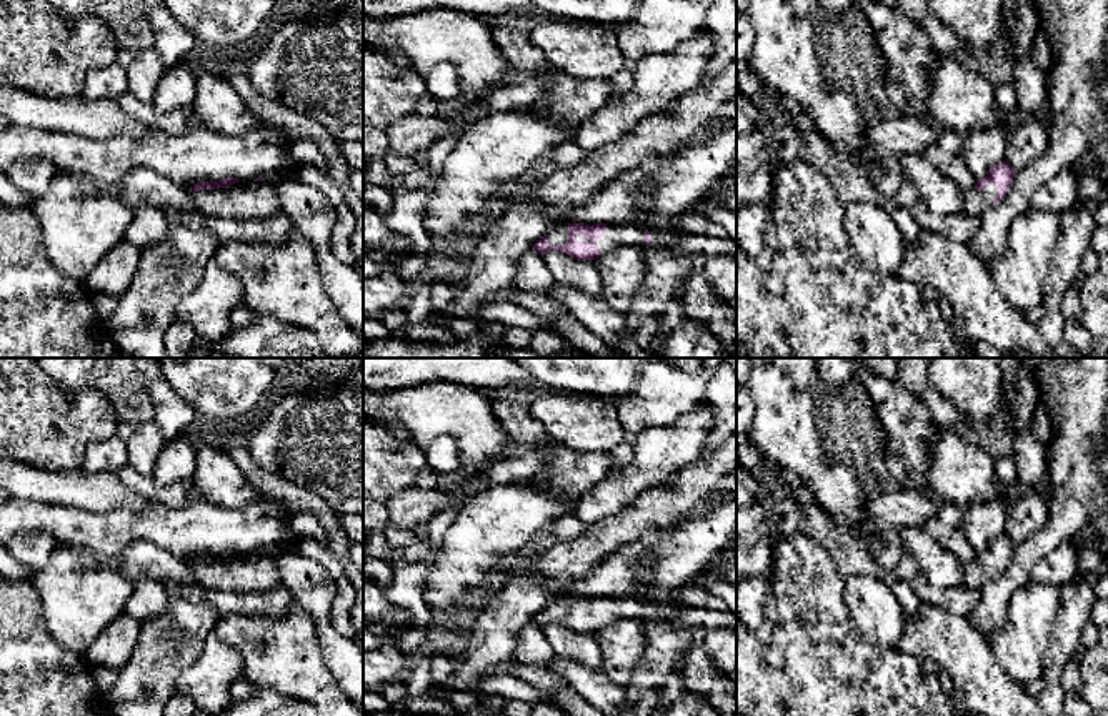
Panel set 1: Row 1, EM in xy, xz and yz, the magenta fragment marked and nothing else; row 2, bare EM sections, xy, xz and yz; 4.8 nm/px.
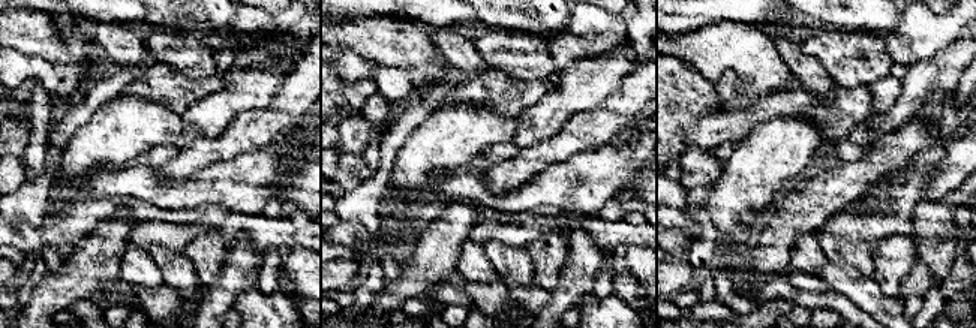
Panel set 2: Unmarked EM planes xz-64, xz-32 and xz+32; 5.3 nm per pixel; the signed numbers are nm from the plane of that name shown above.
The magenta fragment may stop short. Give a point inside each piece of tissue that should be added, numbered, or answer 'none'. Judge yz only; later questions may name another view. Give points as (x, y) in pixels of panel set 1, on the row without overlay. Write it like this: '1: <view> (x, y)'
1: yz (975, 575)

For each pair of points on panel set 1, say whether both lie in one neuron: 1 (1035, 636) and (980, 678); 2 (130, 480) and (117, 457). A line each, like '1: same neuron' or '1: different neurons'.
1: different neurons
2: different neurons

